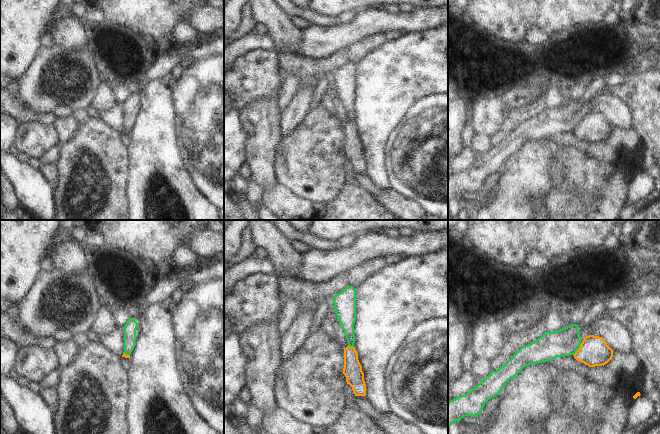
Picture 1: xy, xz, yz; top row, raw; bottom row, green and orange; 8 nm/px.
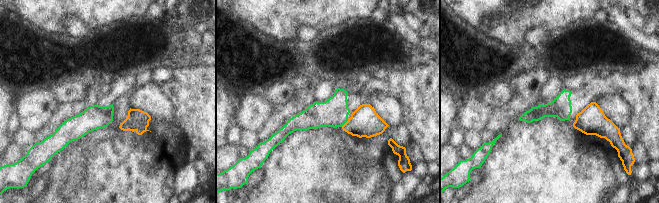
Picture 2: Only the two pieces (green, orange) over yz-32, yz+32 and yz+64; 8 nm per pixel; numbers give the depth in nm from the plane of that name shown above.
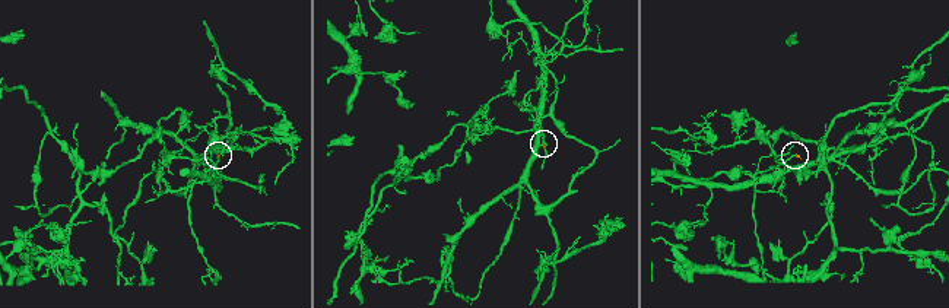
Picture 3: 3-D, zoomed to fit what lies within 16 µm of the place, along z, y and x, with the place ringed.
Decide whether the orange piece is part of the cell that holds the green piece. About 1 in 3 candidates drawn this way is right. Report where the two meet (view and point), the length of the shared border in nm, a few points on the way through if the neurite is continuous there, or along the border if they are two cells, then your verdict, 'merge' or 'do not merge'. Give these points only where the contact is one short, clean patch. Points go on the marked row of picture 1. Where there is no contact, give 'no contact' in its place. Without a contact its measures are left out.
yz (578, 348) | 120 nm | along yz (581, 343), (573, 355) | do not merge

